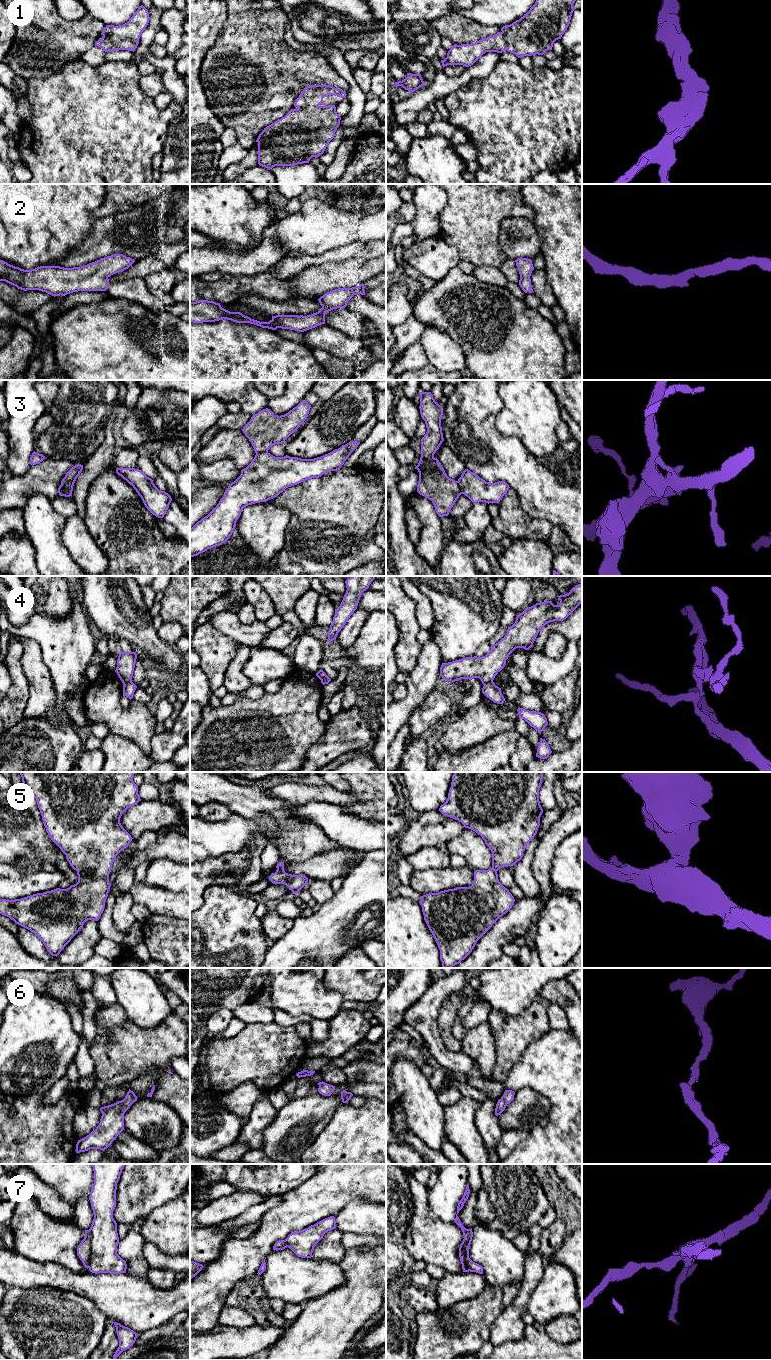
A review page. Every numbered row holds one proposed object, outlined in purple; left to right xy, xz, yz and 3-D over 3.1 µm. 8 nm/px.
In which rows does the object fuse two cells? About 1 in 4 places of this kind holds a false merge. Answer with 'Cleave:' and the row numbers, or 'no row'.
Cleave: 3, 7

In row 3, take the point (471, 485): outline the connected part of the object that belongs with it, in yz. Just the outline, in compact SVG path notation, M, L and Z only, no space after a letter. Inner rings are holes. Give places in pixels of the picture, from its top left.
M468 469L463 471L457 482L461 493L473 503L499 503L510 488L504 481L486 482Z

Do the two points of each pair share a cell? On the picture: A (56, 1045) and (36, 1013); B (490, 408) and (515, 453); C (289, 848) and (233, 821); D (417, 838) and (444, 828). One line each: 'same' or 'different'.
A: same
B: same
C: different
D: same

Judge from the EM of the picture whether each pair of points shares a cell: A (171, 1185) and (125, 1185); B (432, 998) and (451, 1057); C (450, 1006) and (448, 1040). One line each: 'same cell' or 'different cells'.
A: same cell
B: same cell
C: same cell

